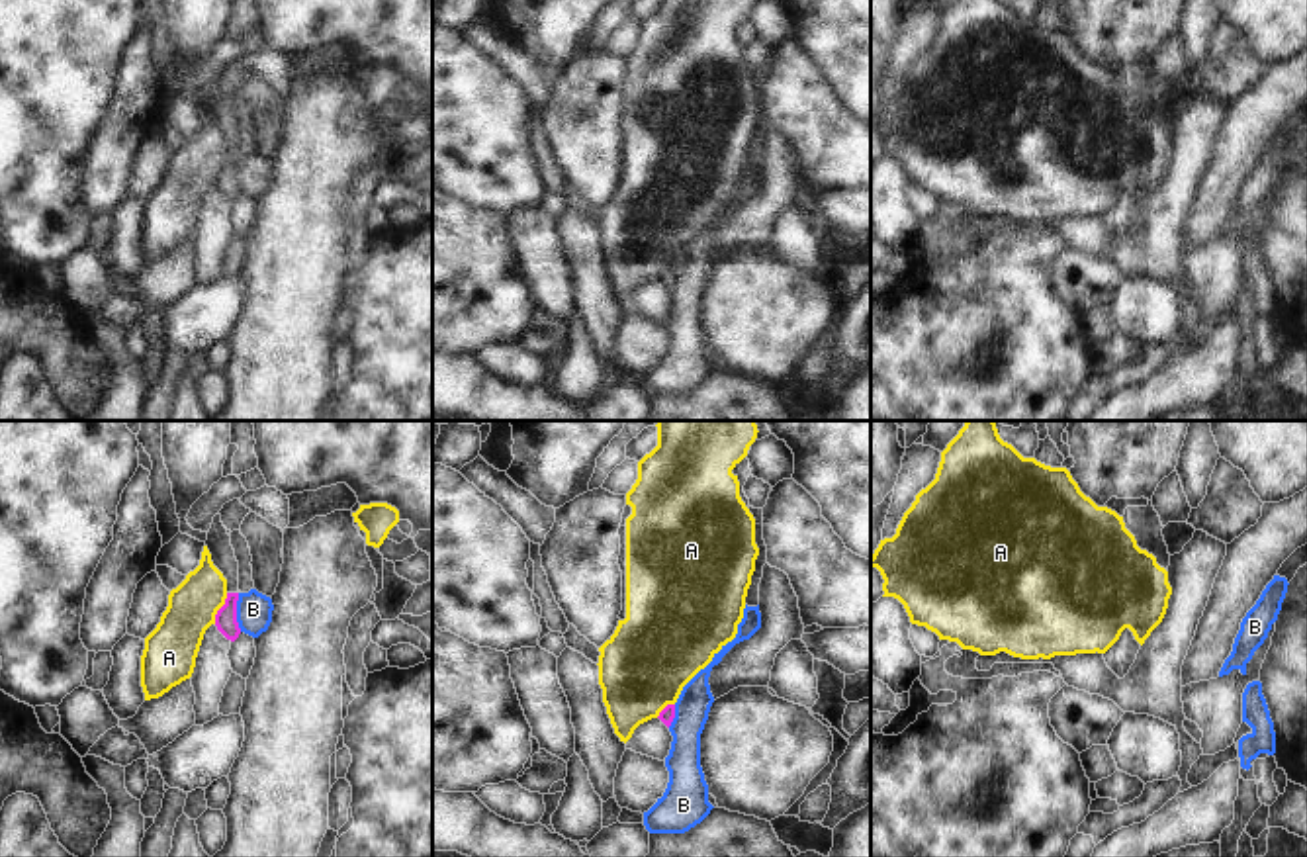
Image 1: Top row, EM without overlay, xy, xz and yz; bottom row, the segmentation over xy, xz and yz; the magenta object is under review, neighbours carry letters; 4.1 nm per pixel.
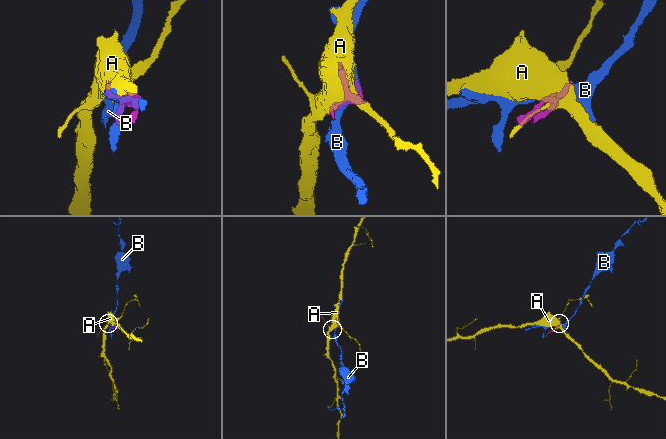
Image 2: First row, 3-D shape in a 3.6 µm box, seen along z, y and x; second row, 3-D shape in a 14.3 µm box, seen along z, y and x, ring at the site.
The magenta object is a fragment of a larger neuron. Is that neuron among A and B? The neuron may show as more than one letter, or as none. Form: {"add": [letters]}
{"add": []}

